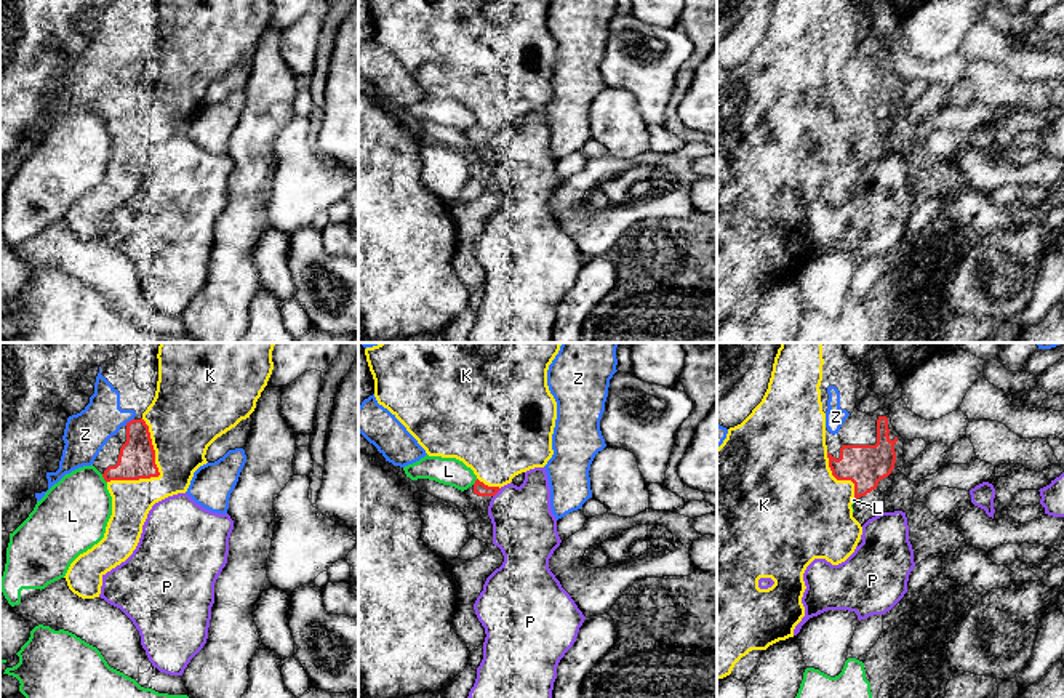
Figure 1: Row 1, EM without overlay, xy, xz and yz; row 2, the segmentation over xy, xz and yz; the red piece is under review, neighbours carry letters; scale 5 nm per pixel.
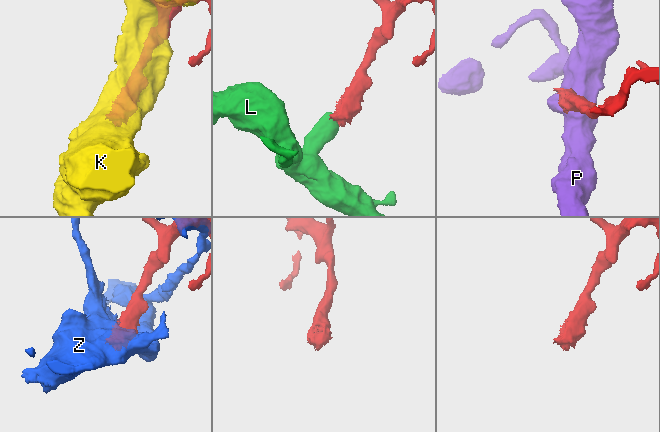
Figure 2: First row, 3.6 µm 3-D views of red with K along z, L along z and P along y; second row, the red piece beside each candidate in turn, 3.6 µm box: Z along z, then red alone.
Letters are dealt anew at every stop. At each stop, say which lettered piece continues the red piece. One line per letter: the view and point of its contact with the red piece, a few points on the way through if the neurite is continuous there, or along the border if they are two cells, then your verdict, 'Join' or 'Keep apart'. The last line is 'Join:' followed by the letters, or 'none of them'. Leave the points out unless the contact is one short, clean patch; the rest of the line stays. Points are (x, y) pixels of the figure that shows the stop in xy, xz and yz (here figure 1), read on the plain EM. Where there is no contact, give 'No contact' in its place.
K: Touches red at xy (159, 114). Keep apart
L: Touches red at xy (104, 120). Boundary: xy (101, 116), (106, 124). Keep apart
P: Touches red at xz (496, 133). Keep apart
Z: Touches red at xy (130, 63). Keep apart
Join: none of them

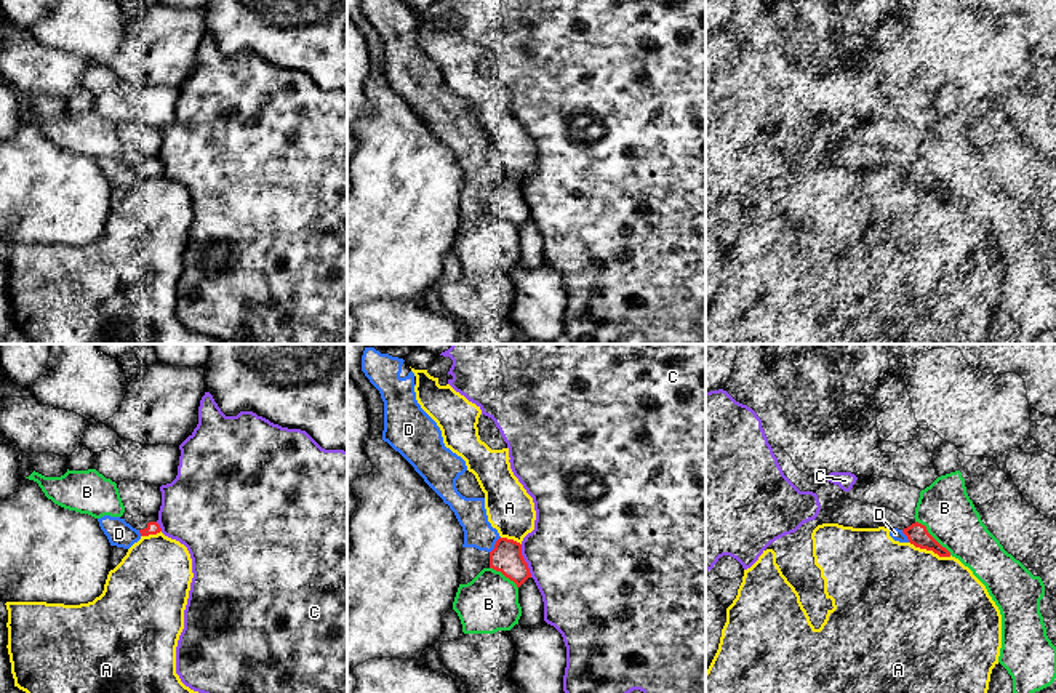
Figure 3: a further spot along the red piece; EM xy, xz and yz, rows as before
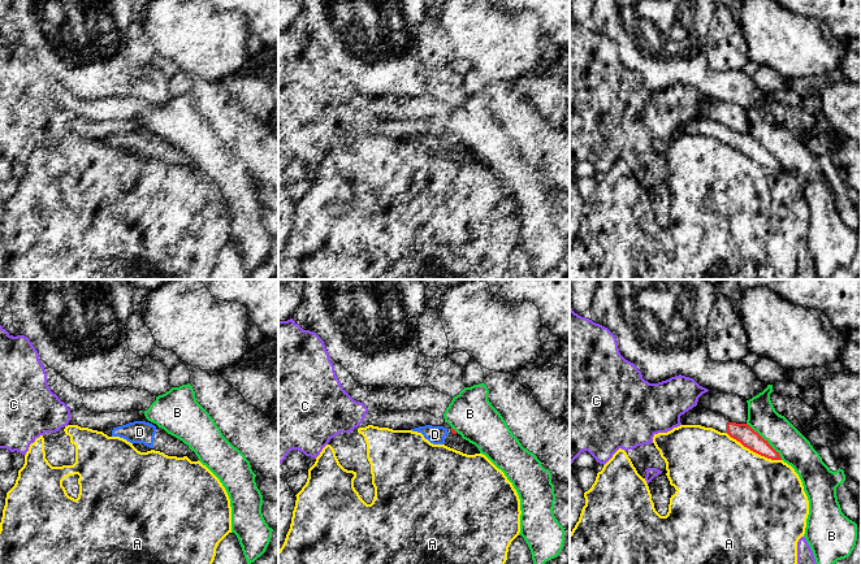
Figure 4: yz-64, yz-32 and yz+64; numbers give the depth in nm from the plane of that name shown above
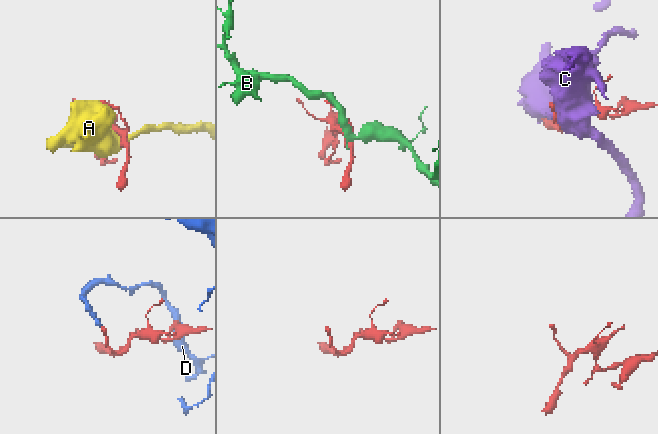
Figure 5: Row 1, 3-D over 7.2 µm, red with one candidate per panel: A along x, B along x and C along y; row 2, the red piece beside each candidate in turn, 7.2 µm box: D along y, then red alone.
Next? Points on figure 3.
A: Touches red at yz (930, 191). Keep apart
B: Touches red at yz (932, 178). Keep apart
C: Touches red at xz (524, 202). Keep apart
D: Touches red at xz (495, 186). Join
Join: D

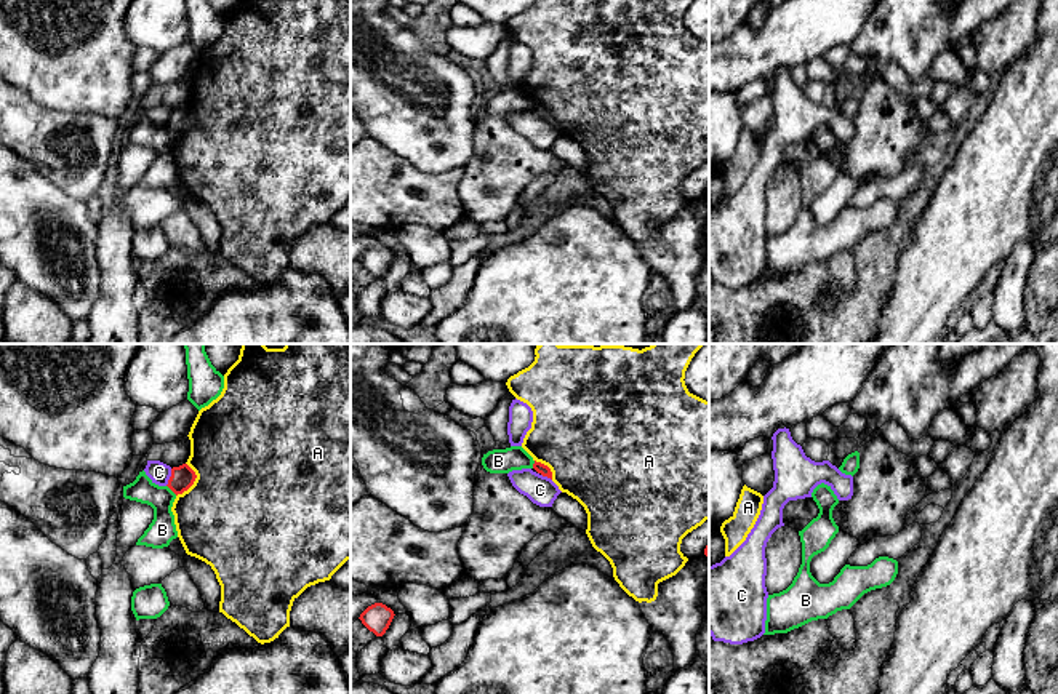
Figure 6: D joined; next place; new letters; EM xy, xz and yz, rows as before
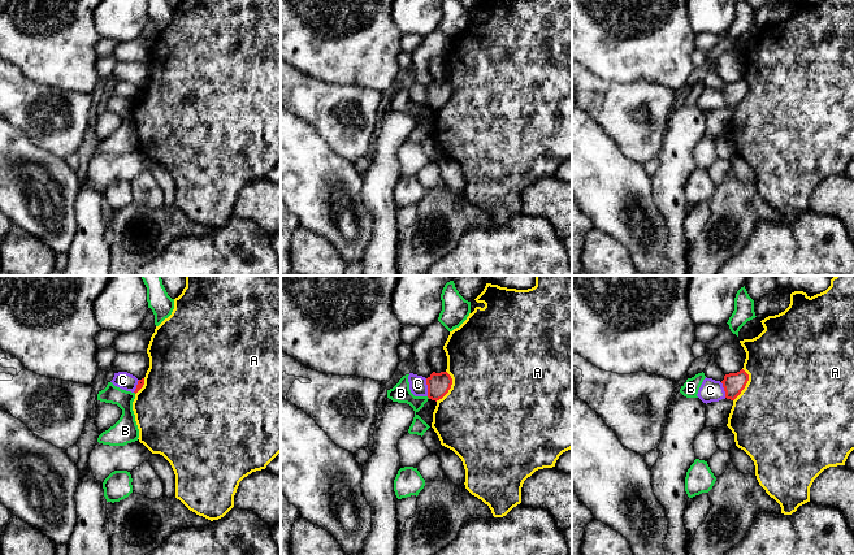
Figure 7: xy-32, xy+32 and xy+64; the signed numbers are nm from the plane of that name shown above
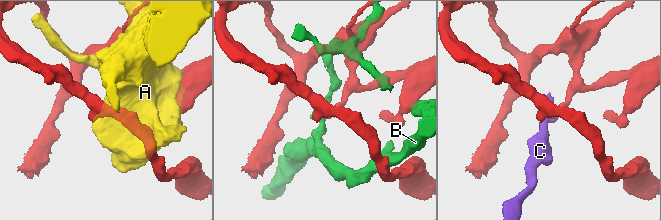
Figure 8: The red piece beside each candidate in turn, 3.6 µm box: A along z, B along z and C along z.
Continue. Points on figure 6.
A: Touches red at xy (194, 122). Keep apart
B: Touches red at xy (172, 131). Boundary: xy (167, 127), (176, 136). Keep apart
C: Touches red at xy (170, 119). Keep apart
Join: none of them

